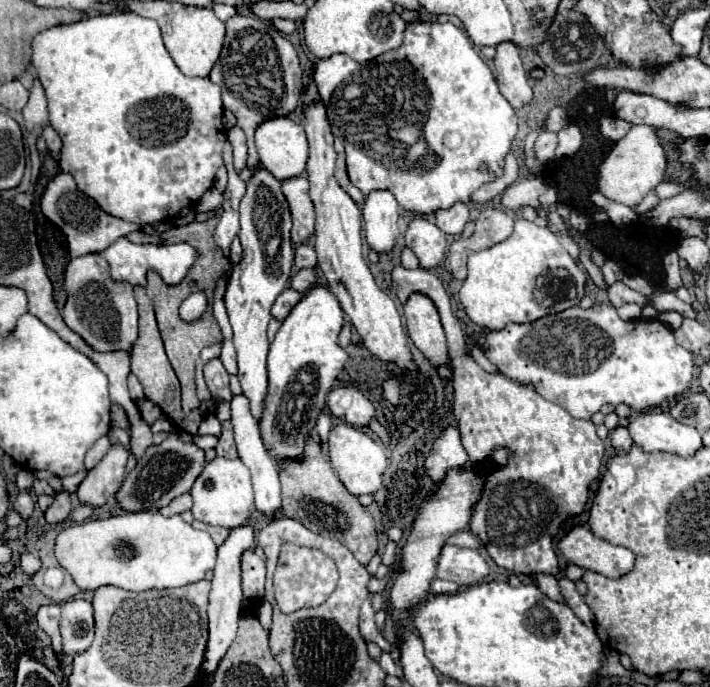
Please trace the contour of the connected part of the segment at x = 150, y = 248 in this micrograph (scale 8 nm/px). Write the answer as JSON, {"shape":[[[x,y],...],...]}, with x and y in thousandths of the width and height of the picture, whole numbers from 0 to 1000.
{"shape":[[[166,346],[161,355],[155,355],[146,367],[141,367],[146,378],[155,381],[155,402],[161,408],[175,408],[183,410],[186,416],[206,416],[206,399],[211,393],[218,393],[227,400],[232,413],[254,413],[259,402],[268,396],[273,387],[279,367],[273,358],[254,352],[254,355],[231,355],[231,358],[217,358],[217,355],[186,355],[180,346]]]}

